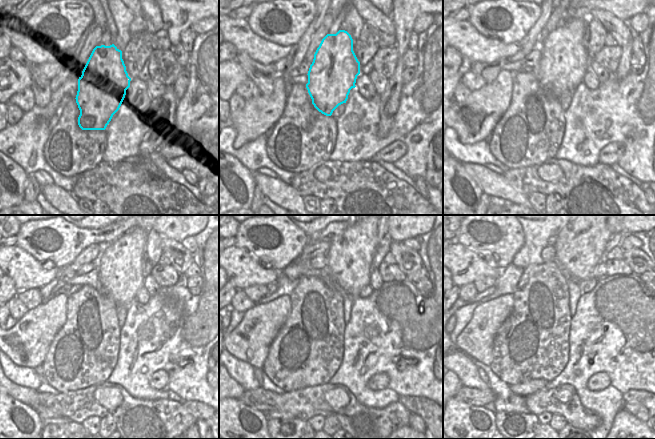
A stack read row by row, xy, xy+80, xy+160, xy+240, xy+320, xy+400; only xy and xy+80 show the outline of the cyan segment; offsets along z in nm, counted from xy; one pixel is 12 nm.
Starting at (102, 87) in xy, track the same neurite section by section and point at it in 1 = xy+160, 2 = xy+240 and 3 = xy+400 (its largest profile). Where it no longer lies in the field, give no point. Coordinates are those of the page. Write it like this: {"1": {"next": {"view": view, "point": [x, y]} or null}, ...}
{"1": {"next": {"view": "xy+160", "point": [564, 61]}}, "2": {"next": {"view": "xy+240", "point": [119, 266]}}, "3": {"next": {"view": "xy+400", "point": [580, 244]}}}

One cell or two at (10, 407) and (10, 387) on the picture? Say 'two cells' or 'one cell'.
two cells

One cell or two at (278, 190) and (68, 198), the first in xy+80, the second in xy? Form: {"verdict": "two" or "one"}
{"verdict": "one"}

